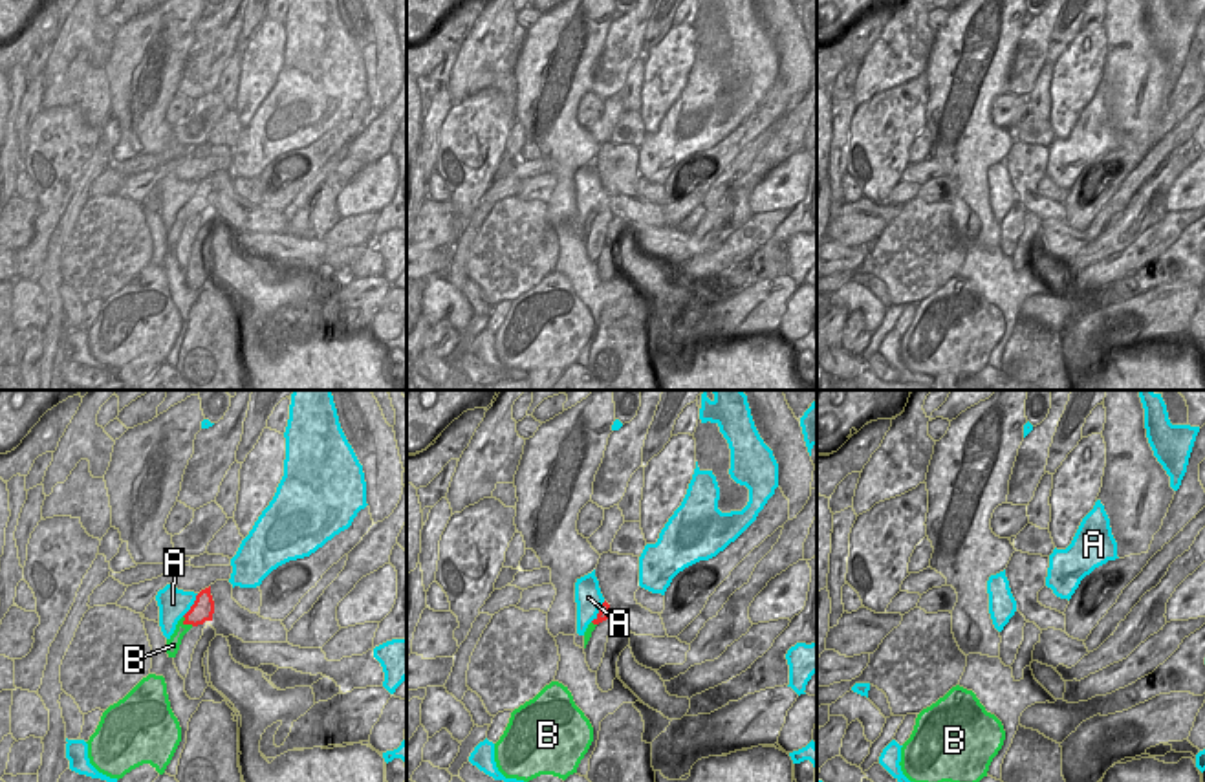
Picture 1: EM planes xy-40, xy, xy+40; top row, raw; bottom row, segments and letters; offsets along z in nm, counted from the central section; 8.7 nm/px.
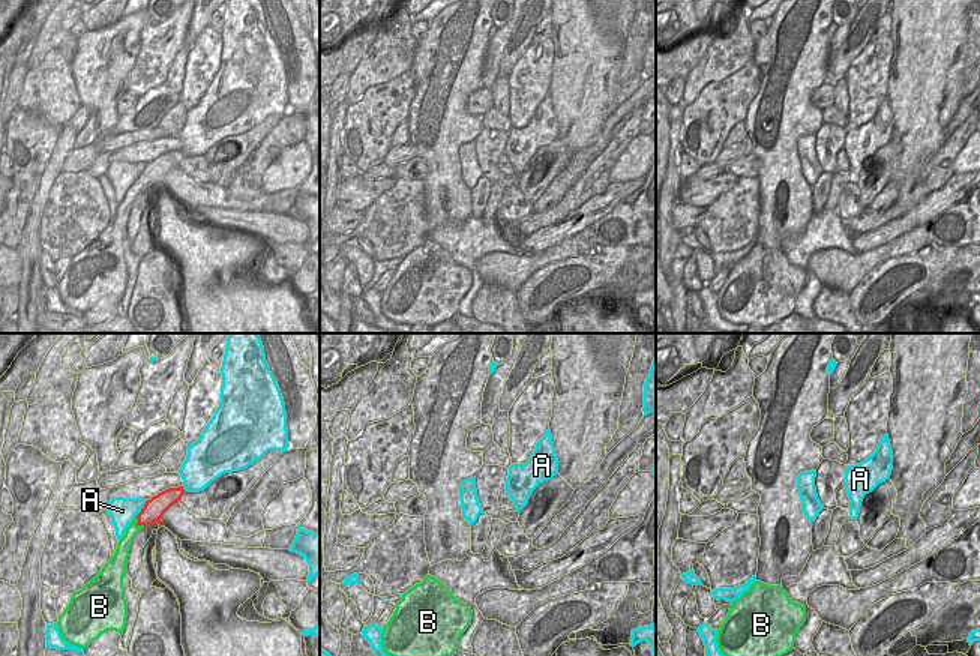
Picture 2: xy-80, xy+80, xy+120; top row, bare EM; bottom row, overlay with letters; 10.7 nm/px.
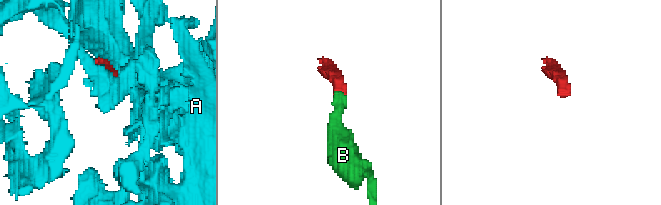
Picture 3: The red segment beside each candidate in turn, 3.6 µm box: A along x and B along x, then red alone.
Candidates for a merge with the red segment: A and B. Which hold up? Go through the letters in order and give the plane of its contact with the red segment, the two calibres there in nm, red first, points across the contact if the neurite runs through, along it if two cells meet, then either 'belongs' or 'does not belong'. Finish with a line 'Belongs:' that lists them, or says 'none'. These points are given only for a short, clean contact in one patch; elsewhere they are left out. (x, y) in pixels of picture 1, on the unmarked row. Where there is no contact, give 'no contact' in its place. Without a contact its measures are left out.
A: xy-40 | 200/260 nm | does not belong
B: xy-40 | 200/130 nm | along xy-40 (184, 206), (184, 211), (193, 215) | does not belong
Belongs: none

